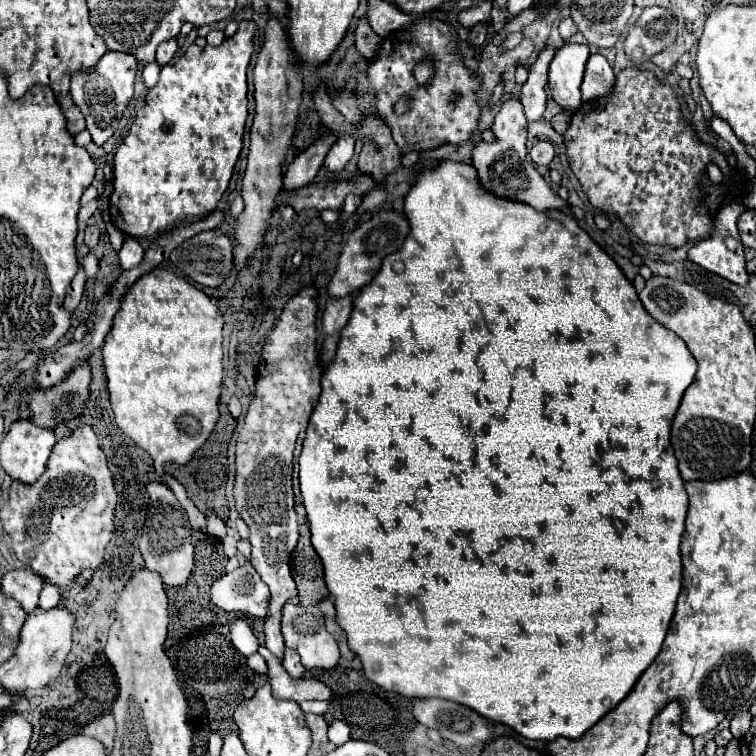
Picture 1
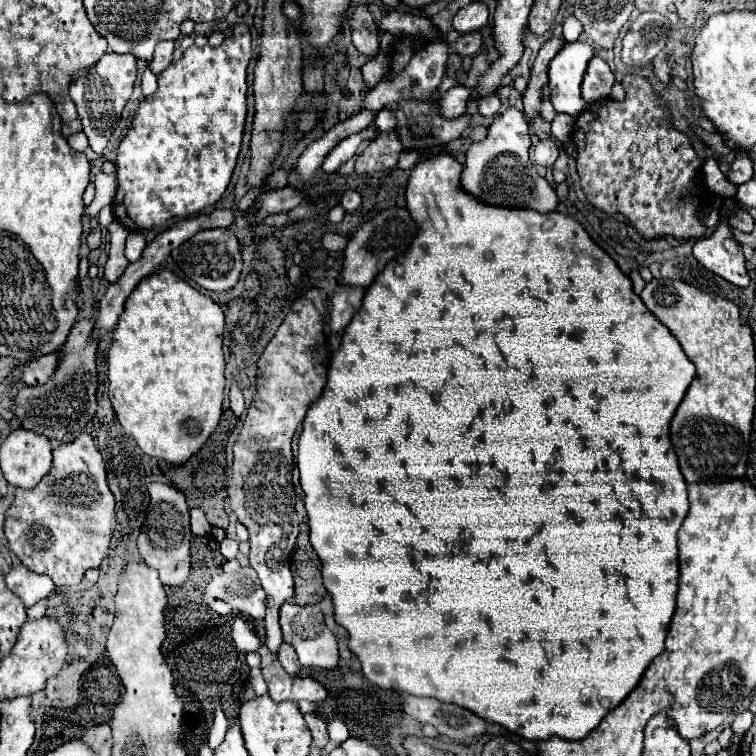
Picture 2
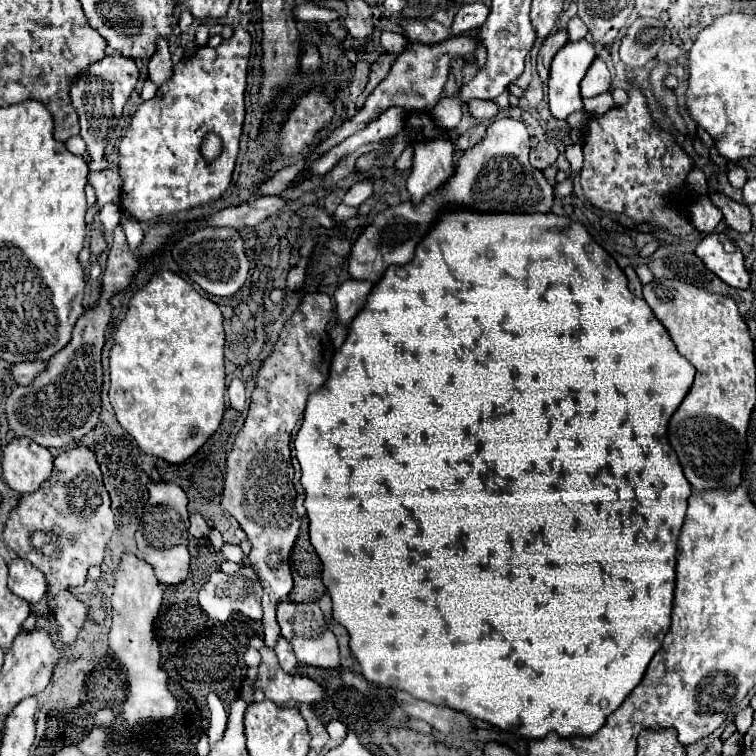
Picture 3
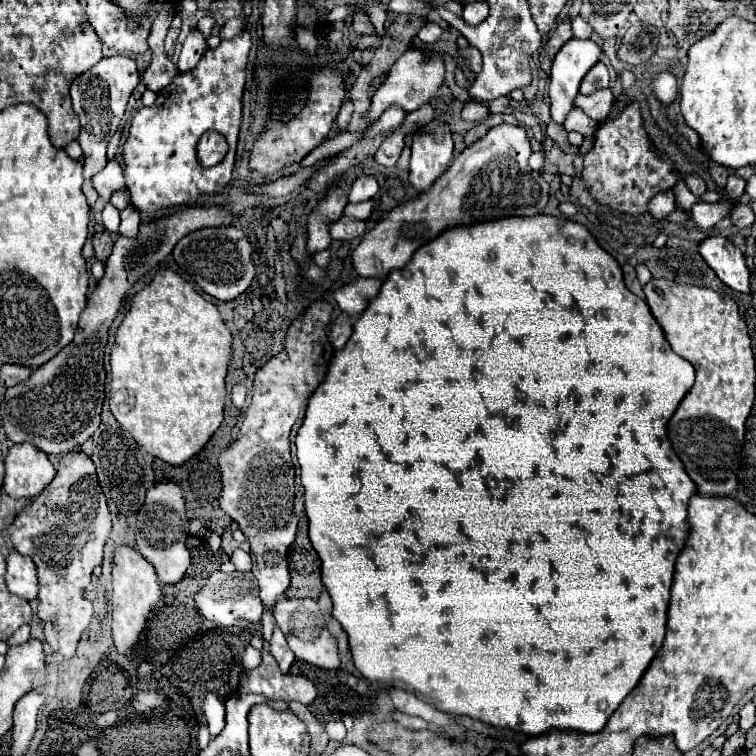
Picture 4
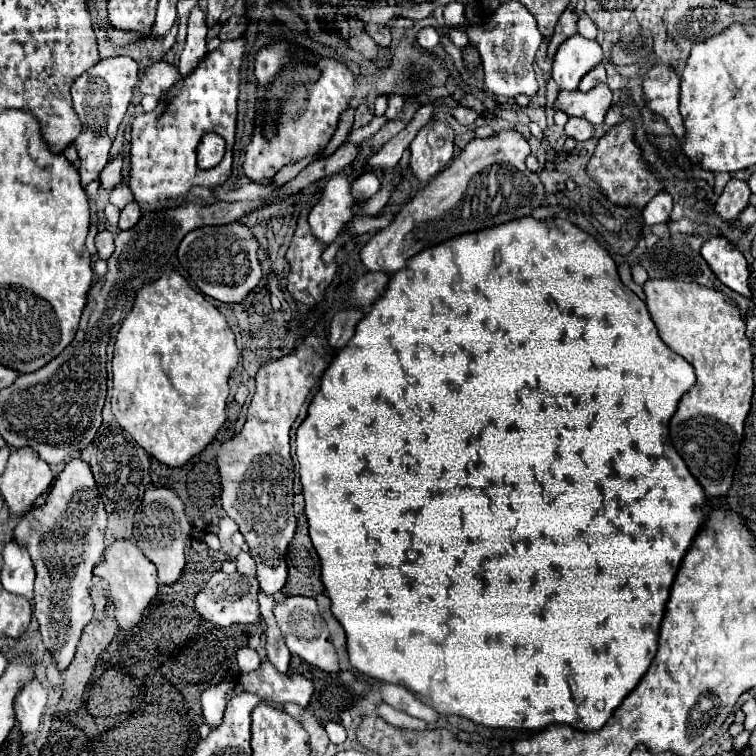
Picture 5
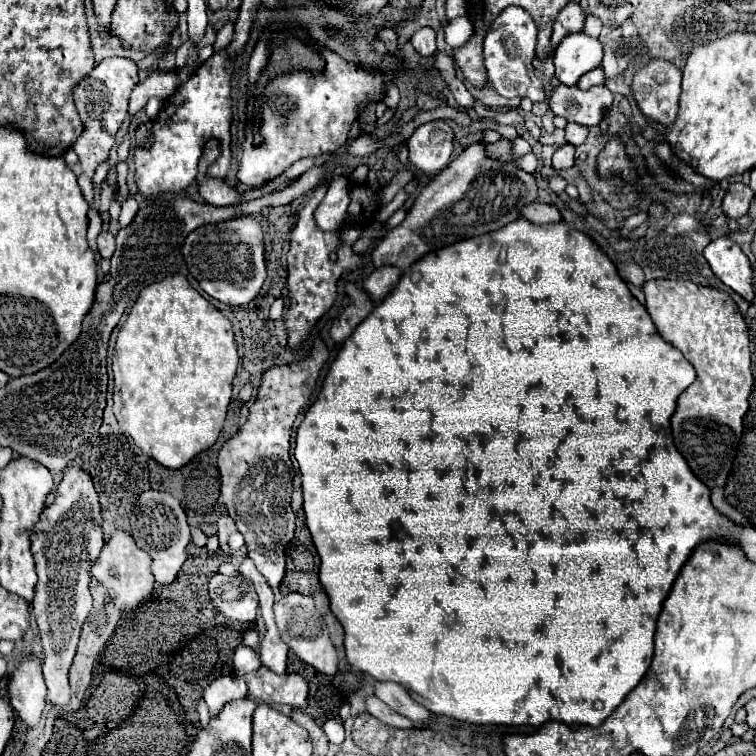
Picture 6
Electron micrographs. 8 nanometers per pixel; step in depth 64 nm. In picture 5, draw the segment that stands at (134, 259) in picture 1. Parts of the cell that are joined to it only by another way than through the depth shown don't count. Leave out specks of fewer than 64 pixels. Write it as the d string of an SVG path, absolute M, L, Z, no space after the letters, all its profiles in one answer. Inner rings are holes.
M130 202L130 204L122 210L122 214L120 214L120 224L118 224L118 228L120 228L120 230L130 230L132 226L136 226L136 222L140 220L140 216L142 216L140 206L138 206L136 202Z

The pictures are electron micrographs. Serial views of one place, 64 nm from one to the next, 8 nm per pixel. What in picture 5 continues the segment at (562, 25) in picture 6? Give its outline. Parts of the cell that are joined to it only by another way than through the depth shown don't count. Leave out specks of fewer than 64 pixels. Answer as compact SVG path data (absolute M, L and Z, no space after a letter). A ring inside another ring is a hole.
M564 10L564 14L560 16L558 24L556 24L556 30L548 42L548 56L554 56L558 46L568 40L570 36L576 34L576 22L578 22L578 16L572 12L572 10Z

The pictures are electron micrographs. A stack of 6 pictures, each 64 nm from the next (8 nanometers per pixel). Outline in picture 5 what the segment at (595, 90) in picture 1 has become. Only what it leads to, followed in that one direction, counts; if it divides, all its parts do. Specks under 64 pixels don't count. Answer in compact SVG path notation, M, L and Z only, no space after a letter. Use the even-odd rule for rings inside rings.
M598 64L596 68L592 68L584 78L582 78L582 82L580 82L580 90L582 92L588 92L588 90L592 90L596 84L600 84L600 82L606 82L606 70L604 70L604 64Z

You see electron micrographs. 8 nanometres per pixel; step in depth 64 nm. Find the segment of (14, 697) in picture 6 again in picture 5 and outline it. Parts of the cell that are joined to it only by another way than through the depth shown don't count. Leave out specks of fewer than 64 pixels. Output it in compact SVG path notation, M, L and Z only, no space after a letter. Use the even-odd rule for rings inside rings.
M34 680L32 684L28 684L16 696L14 710L16 710L16 722L20 724L22 736L38 730L40 716L42 716L42 710L46 706L46 696L48 696L48 692L46 692L44 686L40 686L38 680Z

